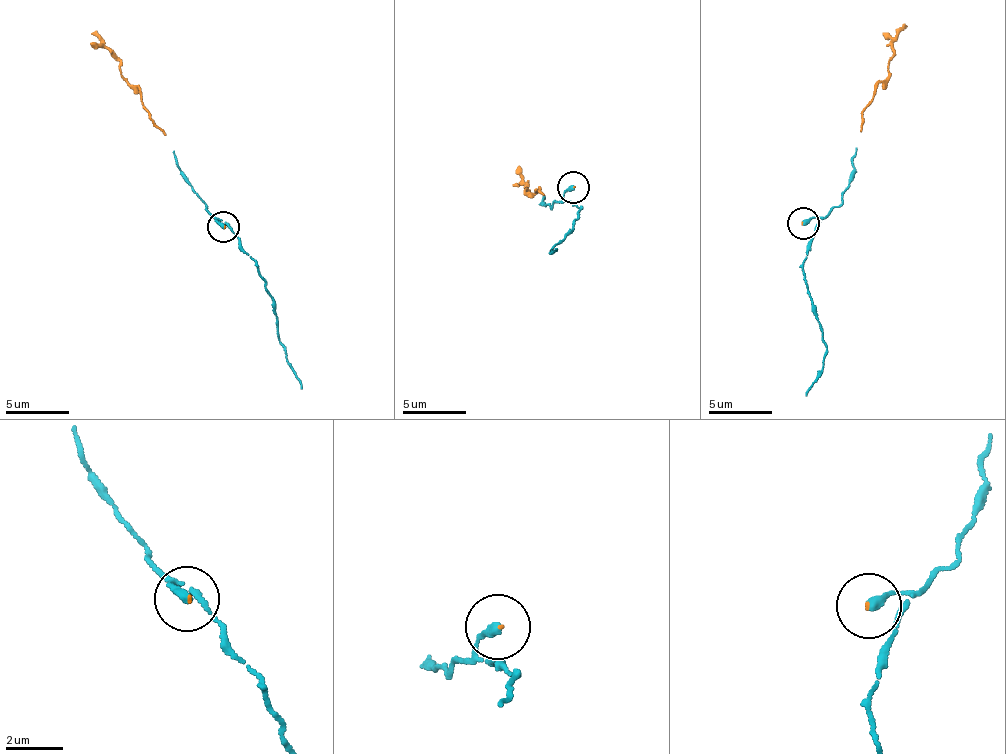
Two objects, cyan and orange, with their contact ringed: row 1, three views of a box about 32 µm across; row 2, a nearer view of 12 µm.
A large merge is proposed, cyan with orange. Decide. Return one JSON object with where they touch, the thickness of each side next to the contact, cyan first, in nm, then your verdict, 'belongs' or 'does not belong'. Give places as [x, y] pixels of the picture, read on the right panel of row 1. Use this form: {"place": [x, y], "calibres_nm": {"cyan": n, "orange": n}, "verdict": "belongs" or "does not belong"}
{"place": [803, 223], "calibres_nm": {"cyan": 320, "orange": 30}, "verdict": "belongs"}

